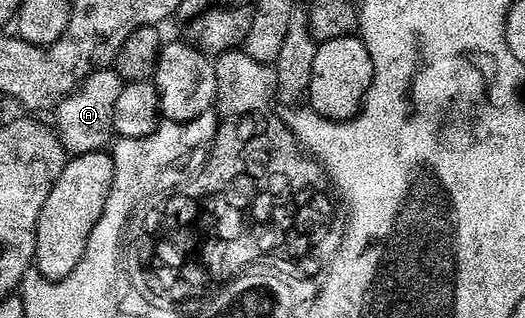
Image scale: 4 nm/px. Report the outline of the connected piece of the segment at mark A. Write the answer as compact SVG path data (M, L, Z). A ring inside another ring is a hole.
M103 68L87 74L81 79L80 88L75 88L58 103L58 126L56 133L67 155L73 156L103 149L114 134L114 105L116 96L120 96L123 81L113 69Z

